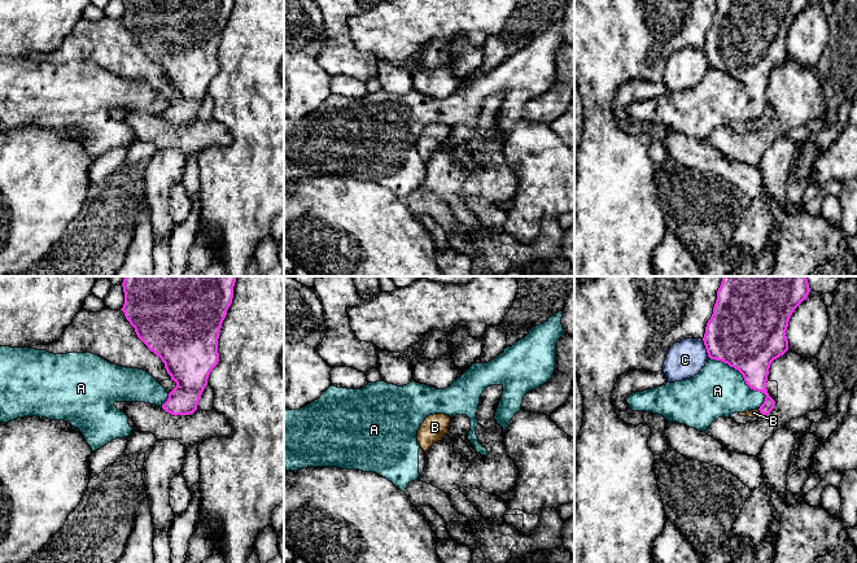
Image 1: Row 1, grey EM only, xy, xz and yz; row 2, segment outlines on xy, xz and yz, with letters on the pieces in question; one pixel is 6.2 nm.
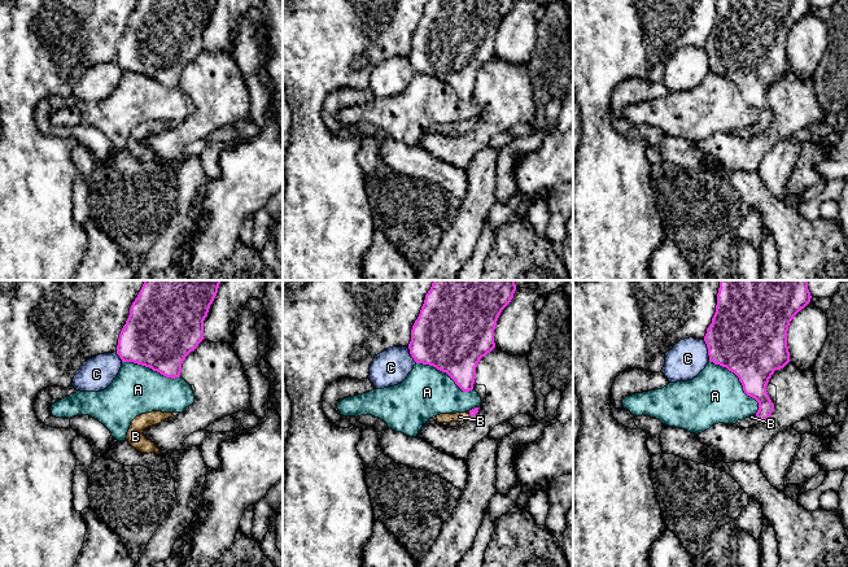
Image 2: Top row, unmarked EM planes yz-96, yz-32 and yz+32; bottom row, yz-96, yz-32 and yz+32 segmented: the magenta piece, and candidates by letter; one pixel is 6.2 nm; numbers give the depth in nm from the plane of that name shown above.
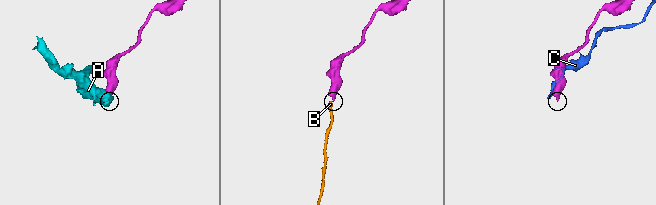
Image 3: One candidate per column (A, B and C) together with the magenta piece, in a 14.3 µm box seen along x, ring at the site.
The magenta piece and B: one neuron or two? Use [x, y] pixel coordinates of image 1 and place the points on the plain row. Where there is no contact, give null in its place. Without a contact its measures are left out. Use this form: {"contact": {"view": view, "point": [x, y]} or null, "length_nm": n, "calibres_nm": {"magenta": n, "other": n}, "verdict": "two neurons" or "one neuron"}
{"contact": {"view": "yz", "point": [760, 121]}, "length_nm": 50, "calibres_nm": {"magenta": 160, "other": 50}, "verdict": "one neuron"}

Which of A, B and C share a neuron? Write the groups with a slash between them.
A / B / C

